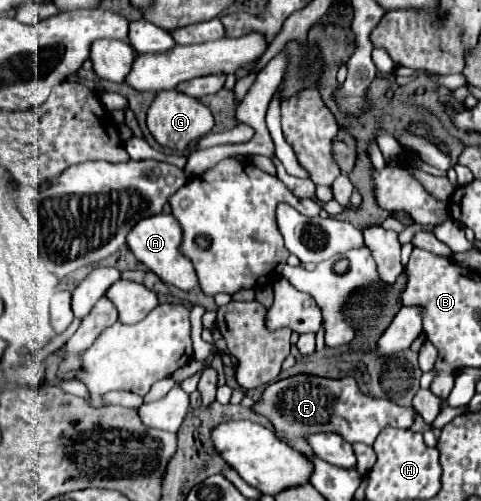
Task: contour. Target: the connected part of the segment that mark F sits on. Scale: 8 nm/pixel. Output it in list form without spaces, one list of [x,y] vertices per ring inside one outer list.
[[[295,375],[289,379],[275,381],[265,387],[261,401],[255,405],[255,411],[269,417],[273,427],[279,433],[283,433],[297,451],[303,451],[309,457],[313,455],[313,451],[303,439],[303,435],[307,433],[333,431],[339,433],[349,443],[361,441],[365,445],[373,445],[375,437],[387,425],[399,427],[399,407],[393,401],[363,395],[351,377],[325,379],[325,377]]]

